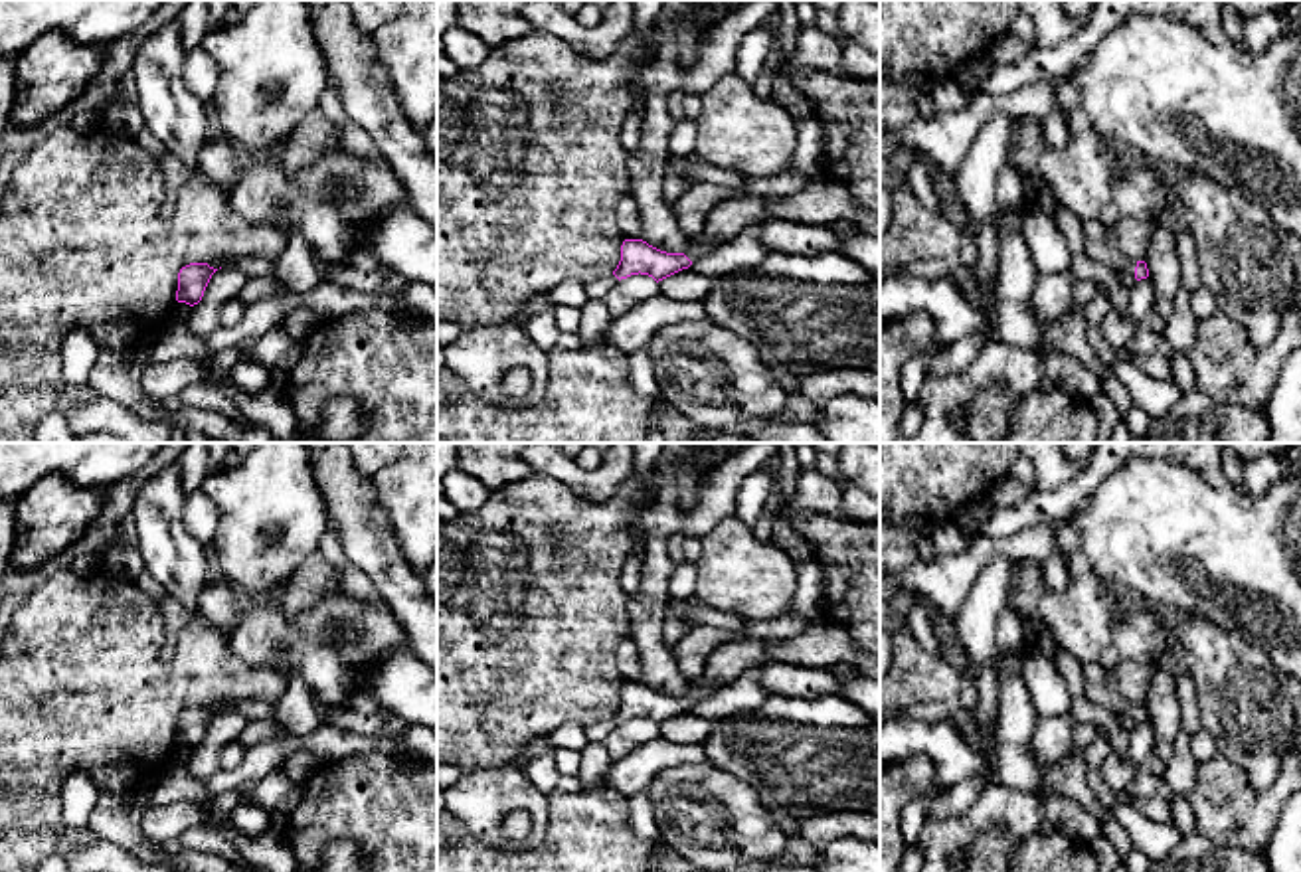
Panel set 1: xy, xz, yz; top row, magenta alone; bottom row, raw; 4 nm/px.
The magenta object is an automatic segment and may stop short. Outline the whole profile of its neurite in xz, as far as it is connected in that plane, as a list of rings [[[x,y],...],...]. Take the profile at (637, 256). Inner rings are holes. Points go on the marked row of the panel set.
[[[704,229],[688,237],[688,245],[682,253],[666,253],[643,239],[625,239],[621,245],[621,261],[613,275],[621,281],[631,275],[649,275],[656,283],[688,269],[702,253],[708,253],[718,243],[710,239]]]

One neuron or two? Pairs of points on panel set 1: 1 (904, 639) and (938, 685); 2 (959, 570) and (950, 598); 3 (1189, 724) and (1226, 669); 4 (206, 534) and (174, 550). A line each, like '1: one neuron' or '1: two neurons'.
1: one neuron
2: one neuron
3: two neurons
4: two neurons

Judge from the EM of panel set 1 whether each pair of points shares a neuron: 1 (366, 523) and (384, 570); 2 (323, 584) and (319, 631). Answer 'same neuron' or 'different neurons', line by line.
1: same neuron
2: different neurons

